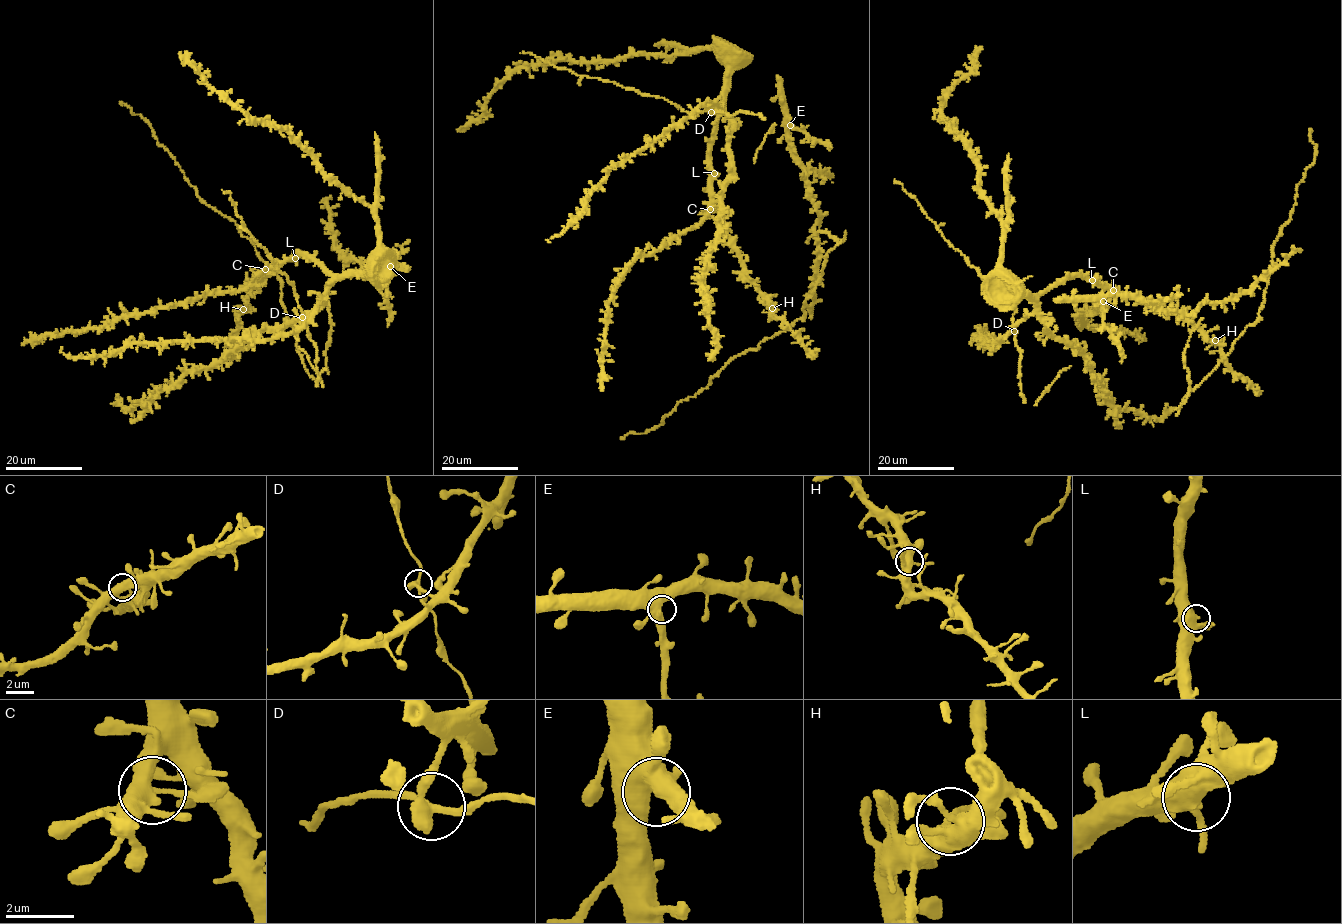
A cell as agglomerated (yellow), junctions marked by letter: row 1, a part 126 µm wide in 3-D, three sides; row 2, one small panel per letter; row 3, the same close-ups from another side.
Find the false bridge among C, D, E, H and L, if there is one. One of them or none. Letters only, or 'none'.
none

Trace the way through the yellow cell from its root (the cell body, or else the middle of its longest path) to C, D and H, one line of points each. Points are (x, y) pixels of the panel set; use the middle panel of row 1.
C: (711, 174), (710, 209)
D: (711, 174), (709, 142), (717, 112), (725, 109), (719, 111), (714, 104), (710, 112)
H: (711, 174), (713, 207), (726, 235), (738, 252), (745, 277), (758, 287), (772, 308)

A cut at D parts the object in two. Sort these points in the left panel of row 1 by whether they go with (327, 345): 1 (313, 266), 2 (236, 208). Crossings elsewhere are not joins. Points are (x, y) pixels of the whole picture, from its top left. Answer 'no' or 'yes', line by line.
1: yes
2: no

